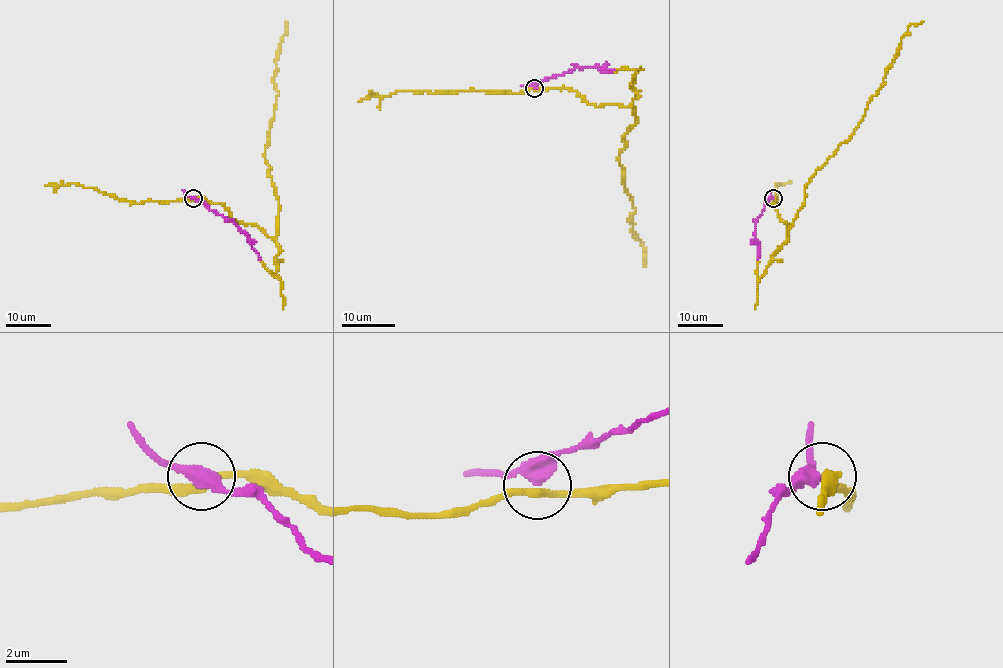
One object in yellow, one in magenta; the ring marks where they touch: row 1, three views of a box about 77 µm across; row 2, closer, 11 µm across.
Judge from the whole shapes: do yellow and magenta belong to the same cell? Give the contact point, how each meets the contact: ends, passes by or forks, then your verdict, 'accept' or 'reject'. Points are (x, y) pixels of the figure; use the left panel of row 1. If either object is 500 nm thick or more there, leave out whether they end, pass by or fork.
place (193, 198); yellow passes by; magenta passes by; accept

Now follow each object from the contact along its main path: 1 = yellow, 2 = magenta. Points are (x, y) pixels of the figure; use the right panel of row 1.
1: (774, 198), (778, 216), (788, 224), (788, 237), (805, 185), (853, 133), (884, 84), (908, 26), (924, 21)
2: (772, 198), (767, 200), (756, 220), (758, 260)

